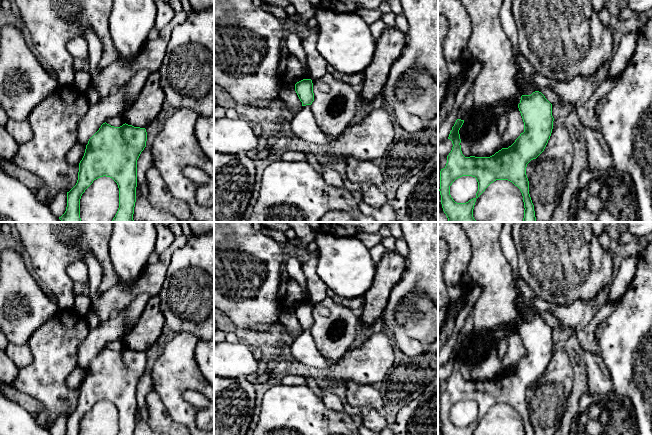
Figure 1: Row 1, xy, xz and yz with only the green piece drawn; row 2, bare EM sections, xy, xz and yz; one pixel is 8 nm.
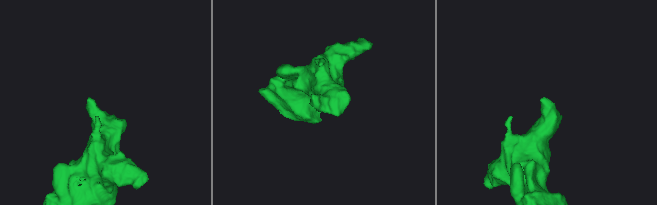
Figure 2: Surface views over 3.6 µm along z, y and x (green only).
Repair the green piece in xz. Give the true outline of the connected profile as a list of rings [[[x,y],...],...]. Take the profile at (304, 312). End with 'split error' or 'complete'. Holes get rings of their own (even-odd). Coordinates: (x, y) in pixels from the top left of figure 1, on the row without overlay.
[[[303,303],[295,308],[295,315],[302,330],[311,329],[314,325],[313,307],[311,303]]]; complete

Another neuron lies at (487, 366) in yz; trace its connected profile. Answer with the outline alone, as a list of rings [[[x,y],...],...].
[[[495,345],[485,348],[471,364],[471,376],[475,381],[490,381],[502,372],[502,360]]]

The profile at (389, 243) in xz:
[[[393,236],[387,237],[387,238],[381,238],[380,244],[382,244],[386,251],[395,251],[395,245],[396,245],[397,239]]]

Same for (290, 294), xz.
[[[283,266],[281,269],[281,281],[277,293],[277,301],[281,310],[284,308],[296,308],[308,301],[307,288],[301,287]]]

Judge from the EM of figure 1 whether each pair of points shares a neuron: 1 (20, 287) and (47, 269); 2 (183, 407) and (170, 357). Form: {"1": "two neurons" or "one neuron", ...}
{"1": "two neurons", "2": "one neuron"}

